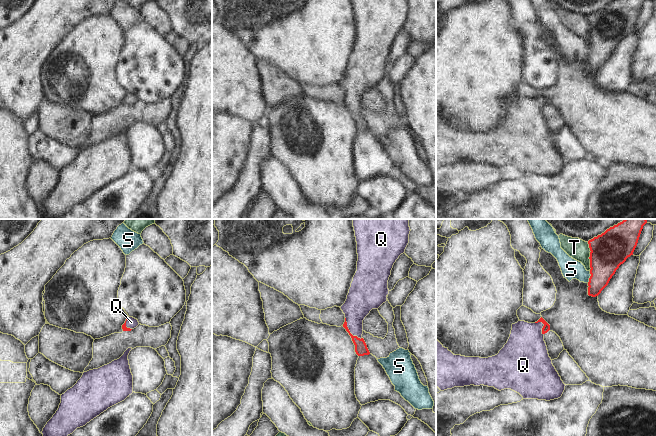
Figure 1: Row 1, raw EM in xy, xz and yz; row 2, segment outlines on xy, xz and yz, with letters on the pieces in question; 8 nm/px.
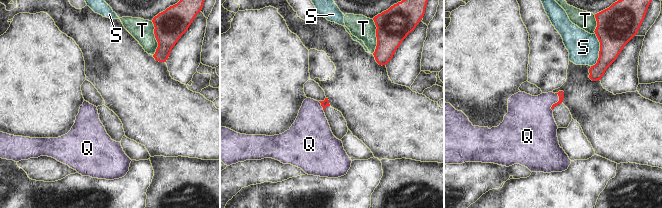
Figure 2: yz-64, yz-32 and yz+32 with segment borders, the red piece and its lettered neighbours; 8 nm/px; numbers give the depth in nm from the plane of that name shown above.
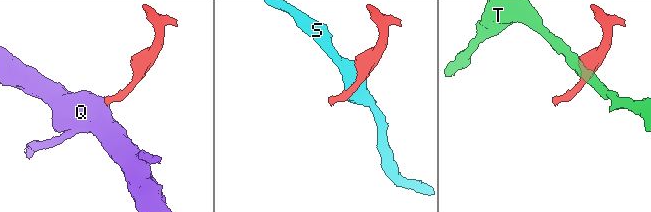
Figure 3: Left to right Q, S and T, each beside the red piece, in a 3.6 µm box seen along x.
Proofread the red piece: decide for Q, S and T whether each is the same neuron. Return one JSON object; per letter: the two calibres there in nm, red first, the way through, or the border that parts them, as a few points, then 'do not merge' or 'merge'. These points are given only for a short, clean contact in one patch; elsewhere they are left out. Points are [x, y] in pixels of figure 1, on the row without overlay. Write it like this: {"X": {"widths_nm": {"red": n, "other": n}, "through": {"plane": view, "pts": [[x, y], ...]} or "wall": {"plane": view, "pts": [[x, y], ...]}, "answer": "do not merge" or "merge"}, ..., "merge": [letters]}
{"Q": {"widths_nm": {"red": 100, "other": 220}, "through": {"plane": "xz", "pts": [[361, 125], [358, 116], [348, 106], [359, 78]]}, "answer": "merge"}, "S": {"widths_nm": {"red": 280, "other": 160}, "answer": "do not merge"}, "T": {"widths_nm": {"red": 300, "other": 160}, "wall": {"plane": "yz", "pts": [[587, 18], [590, 24], [590, 46]]}, "answer": "do not merge"}, "merge": ["Q"]}

